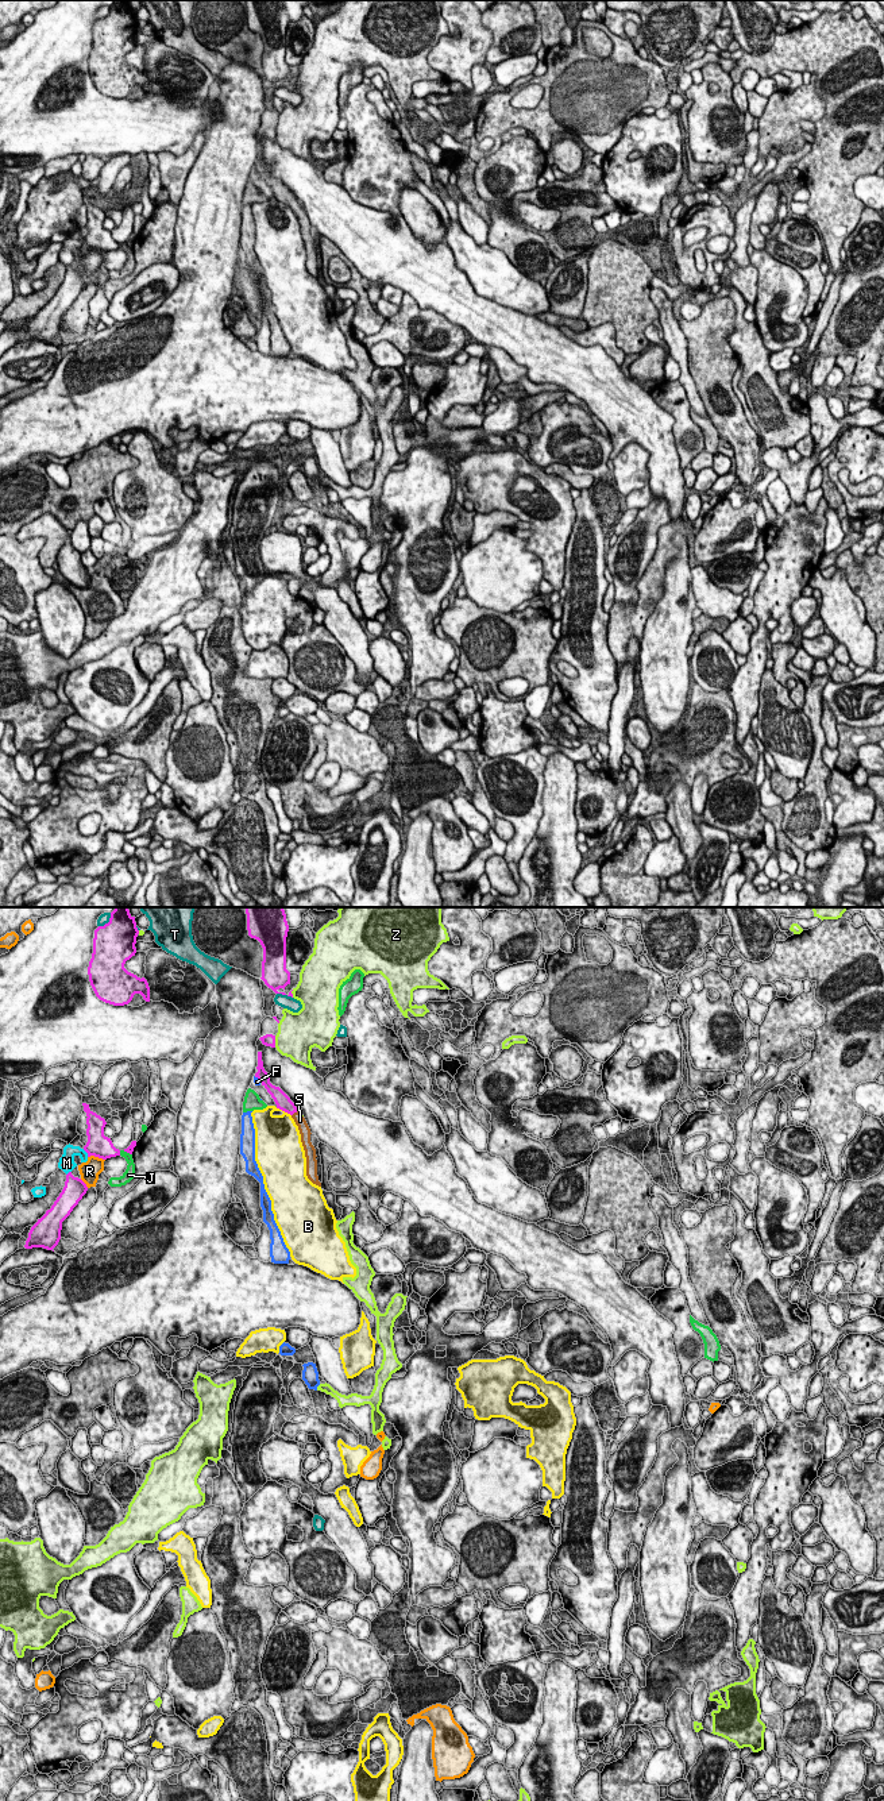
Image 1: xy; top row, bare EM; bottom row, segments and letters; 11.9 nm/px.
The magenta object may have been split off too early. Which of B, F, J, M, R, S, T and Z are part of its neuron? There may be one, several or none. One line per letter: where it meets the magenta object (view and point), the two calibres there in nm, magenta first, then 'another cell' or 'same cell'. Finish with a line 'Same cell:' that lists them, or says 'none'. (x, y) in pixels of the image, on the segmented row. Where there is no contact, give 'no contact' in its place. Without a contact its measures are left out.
B: meets magenta in xy at (284, 1110); 180 nm thick on the magenta side, 380 nm on the other; another cell
F: meets magenta in xy at (258, 1079); 140 nm thick on the magenta side, 70 nm on the other; another cell
J: meets magenta in xy at (119, 1153); 280 nm thick on the magenta side, 120 nm on the other; another cell
M: meets magenta in xy at (87, 1152); 280 nm thick on the magenta side, 160 nm on the other; another cell
R: meets magenta in xy at (96, 1156); 280 nm thick on the magenta side, 240 nm on the other; another cell
S: meets magenta in xy at (294, 1111); 180 nm thick on the magenta side, 130 nm on the other; same cell
T: meets magenta in xy at (285, 994); 300 nm thick on the magenta side, 160 nm on the other; another cell
Z: meets magenta in xy at (274, 1041); 160 nm thick on the magenta side, 440 nm on the other; another cell
Same cell: S

